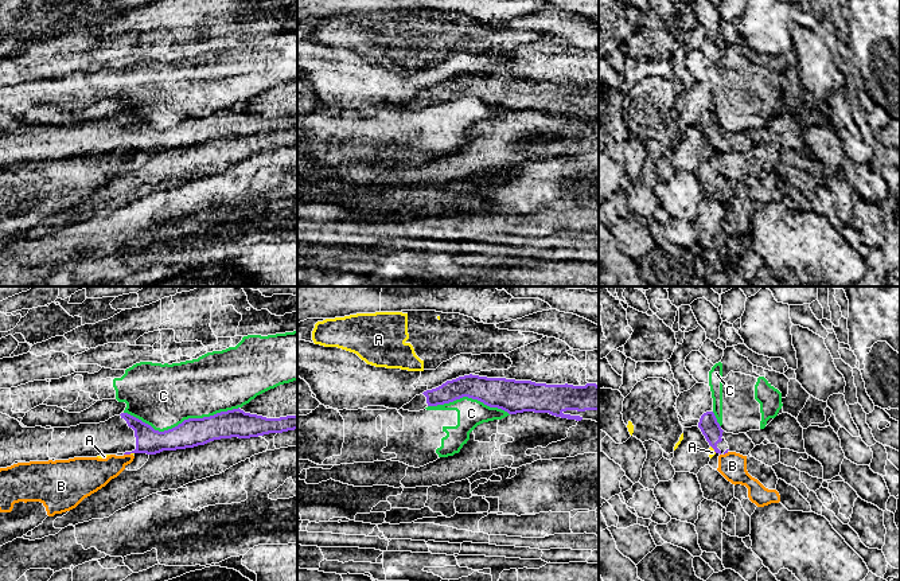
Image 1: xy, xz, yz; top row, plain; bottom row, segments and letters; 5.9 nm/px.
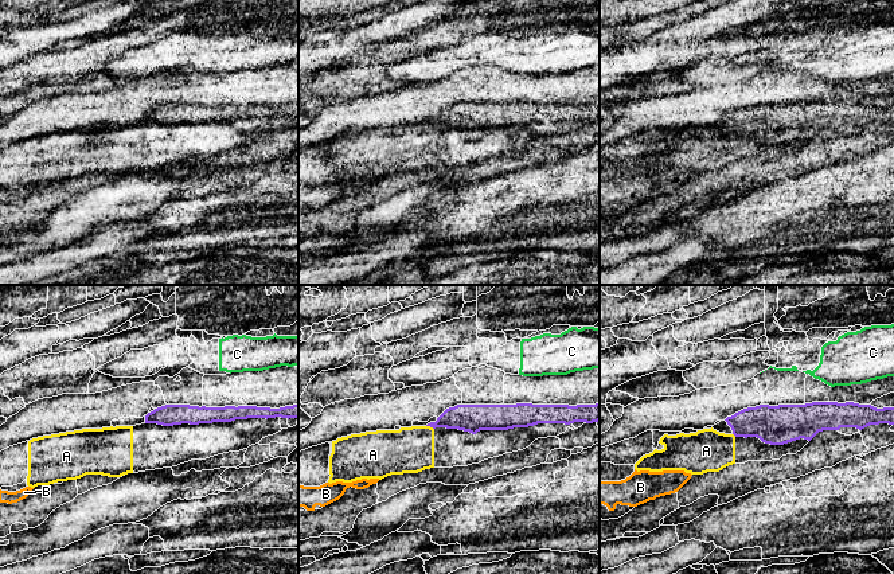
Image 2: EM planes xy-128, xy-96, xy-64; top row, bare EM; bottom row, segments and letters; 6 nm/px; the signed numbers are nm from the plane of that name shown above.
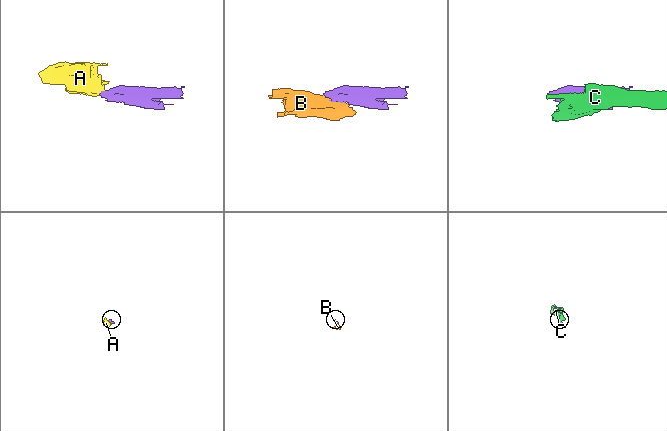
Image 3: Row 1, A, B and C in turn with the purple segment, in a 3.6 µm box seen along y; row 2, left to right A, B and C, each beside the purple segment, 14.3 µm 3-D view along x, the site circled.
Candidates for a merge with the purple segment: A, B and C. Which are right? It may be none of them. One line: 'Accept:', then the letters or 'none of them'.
Accept: none of them

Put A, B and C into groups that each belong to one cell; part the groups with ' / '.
A / B / C

